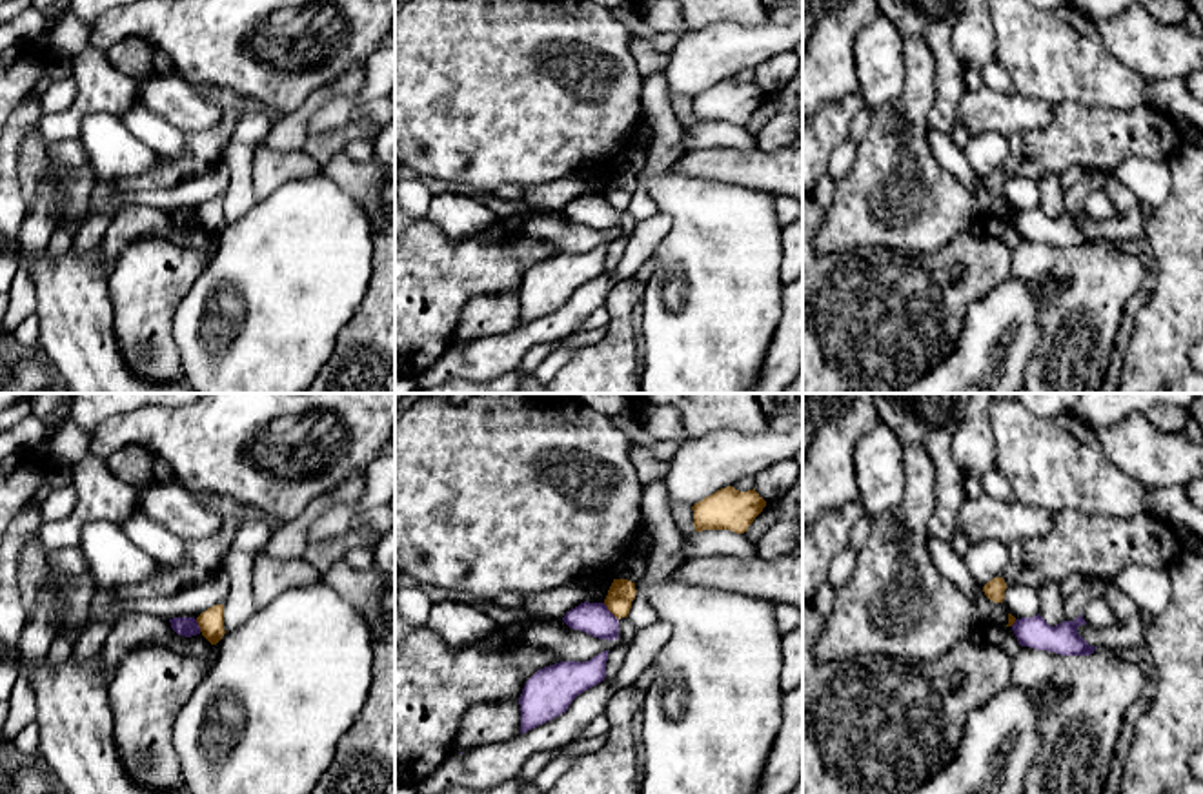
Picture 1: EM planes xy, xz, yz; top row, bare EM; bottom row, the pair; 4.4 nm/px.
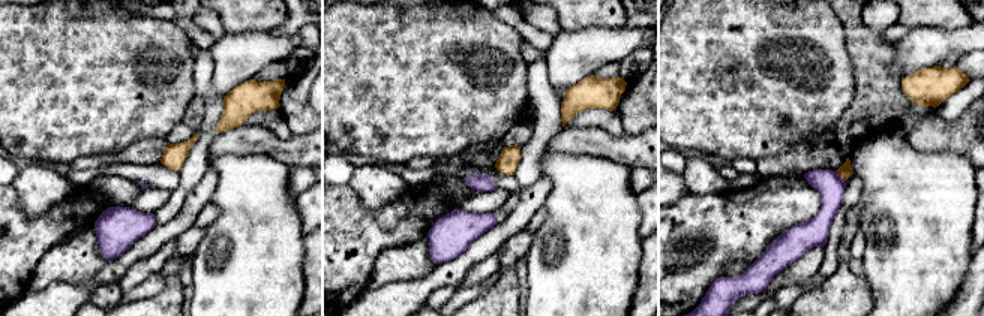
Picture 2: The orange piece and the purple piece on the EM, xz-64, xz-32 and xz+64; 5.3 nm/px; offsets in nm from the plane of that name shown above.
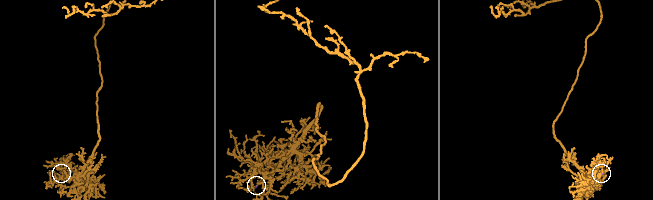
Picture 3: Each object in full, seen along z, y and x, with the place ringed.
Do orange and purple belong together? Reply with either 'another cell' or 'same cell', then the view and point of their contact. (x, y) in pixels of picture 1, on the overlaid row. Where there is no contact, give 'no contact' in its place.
another cell | xz (610, 610)

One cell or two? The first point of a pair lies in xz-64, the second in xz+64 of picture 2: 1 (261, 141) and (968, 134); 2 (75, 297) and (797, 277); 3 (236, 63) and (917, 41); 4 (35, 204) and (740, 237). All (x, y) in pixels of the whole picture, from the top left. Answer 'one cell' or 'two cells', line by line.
1: one cell
2: one cell
3: one cell
4: two cells

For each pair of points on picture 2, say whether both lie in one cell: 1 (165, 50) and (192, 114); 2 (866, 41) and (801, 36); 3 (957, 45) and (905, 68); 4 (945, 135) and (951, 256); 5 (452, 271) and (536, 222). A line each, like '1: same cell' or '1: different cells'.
1: different cells
2: different cells
3: same cell
4: different cells
5: different cells

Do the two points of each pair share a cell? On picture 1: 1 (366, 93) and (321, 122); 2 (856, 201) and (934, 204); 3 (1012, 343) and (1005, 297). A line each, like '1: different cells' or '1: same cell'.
1: same cell
2: same cell
3: same cell

